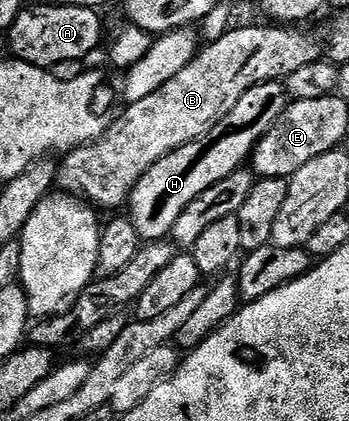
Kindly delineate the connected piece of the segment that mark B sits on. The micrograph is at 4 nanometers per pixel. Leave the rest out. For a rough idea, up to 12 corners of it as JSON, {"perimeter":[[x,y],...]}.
{"perimeter":[[300,27],[229,28],[56,185],[97,210],[202,139],[250,87],[321,60]]}

